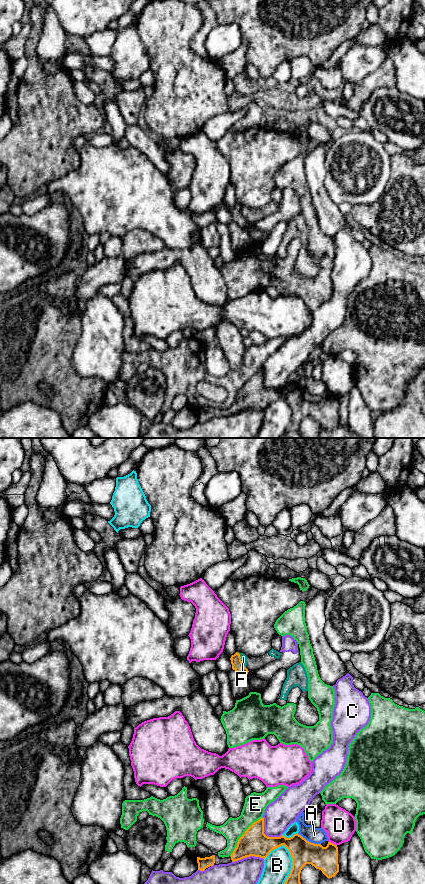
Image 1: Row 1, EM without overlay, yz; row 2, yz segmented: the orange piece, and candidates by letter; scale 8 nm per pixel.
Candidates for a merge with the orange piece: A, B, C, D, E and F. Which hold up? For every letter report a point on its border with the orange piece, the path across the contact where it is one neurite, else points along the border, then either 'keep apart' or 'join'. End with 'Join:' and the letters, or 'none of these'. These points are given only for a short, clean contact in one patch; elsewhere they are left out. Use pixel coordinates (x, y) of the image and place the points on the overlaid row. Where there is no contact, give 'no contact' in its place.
A: meets orange in yz at (308, 841); border along yz (297, 833), (311, 842), (320, 844); keep apart
B: meets orange in yz at (292, 864); keep apart
C: meets orange in yz at (263, 833); keep apart
D: meets orange in yz at (332, 843); keep apart
E: meets orange in yz at (242, 835); keep apart
F: meets orange in yz at (240, 660); border along yz (237, 652), (245, 667); keep apart
Join: none of these

